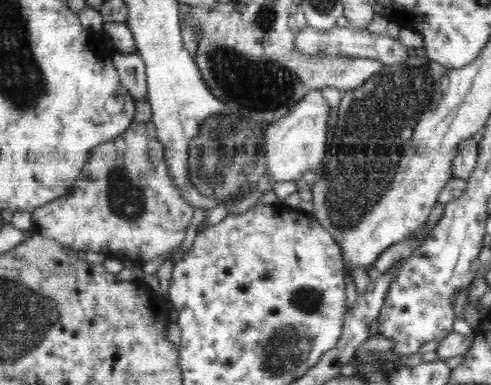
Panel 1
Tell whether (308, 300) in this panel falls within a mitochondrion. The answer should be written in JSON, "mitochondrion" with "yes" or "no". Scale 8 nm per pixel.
{"mitochondrion":"yes"}

